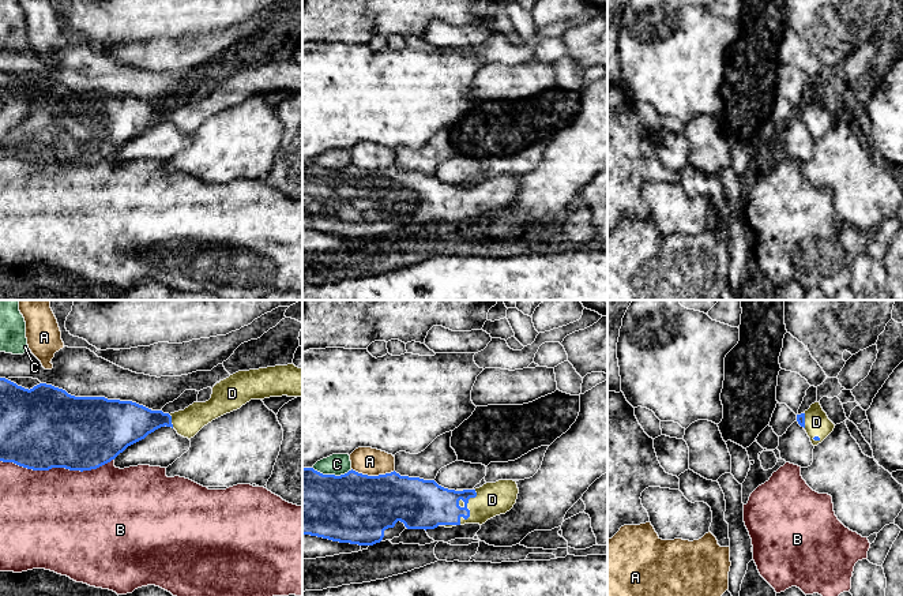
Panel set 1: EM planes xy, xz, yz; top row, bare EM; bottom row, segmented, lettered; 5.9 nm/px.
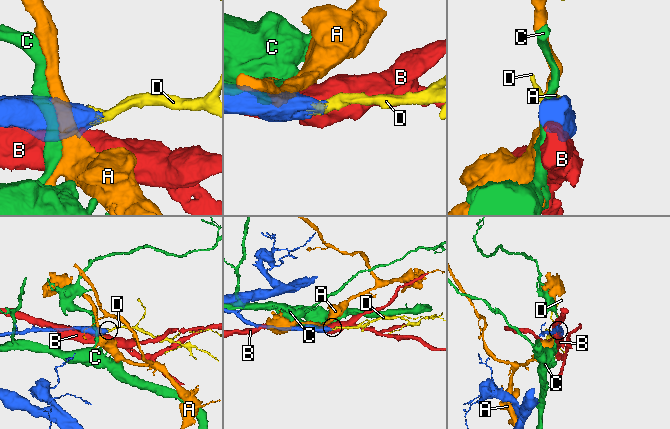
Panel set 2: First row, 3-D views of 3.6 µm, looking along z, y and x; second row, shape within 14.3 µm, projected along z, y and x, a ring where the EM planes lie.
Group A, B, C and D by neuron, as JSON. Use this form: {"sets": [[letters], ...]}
{"sets": [["A"], ["B"], ["C"], ["D"]]}

